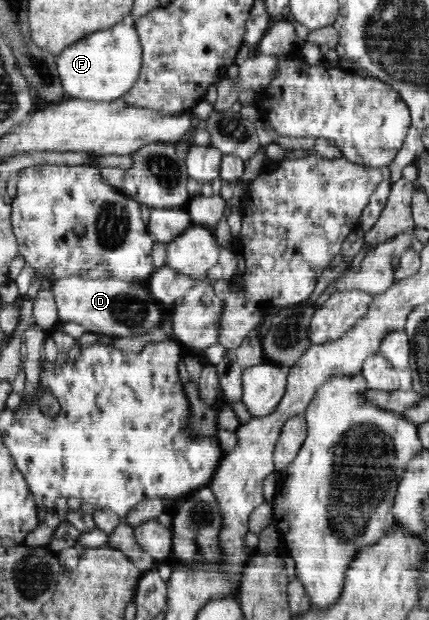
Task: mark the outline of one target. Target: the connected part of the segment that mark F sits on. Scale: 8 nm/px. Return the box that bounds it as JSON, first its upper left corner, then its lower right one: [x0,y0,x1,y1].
[57,16,142,102]

